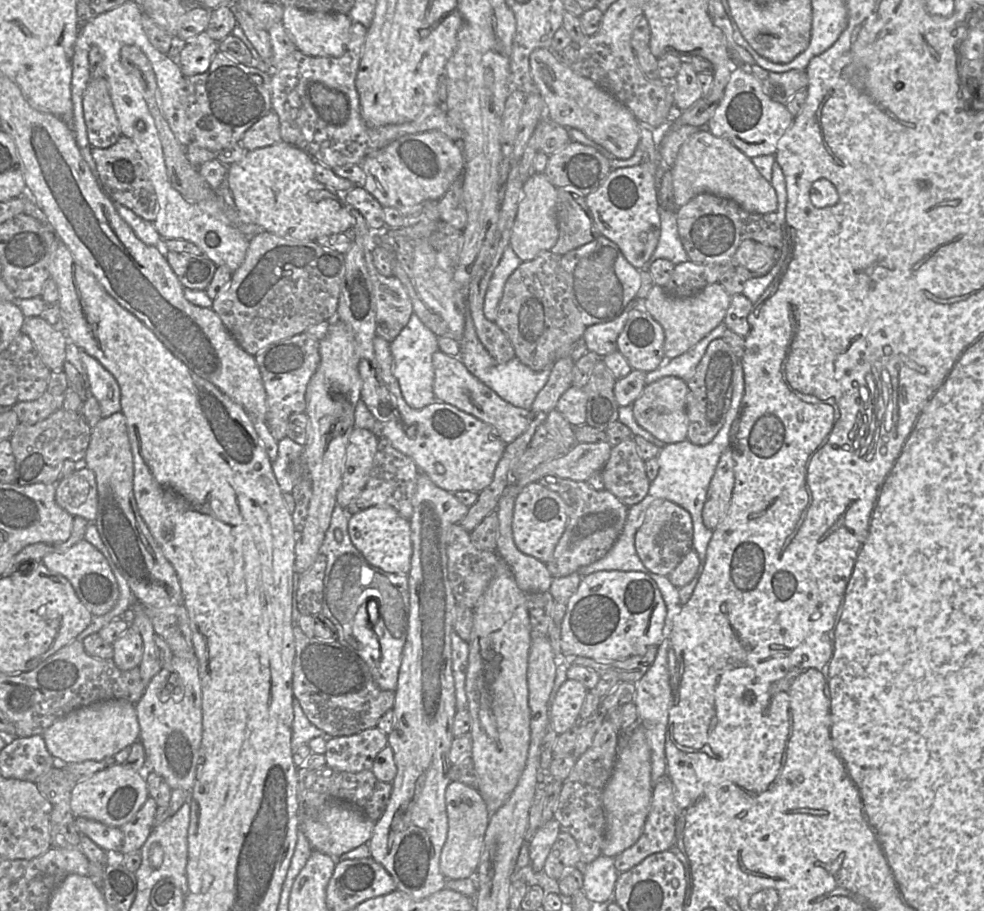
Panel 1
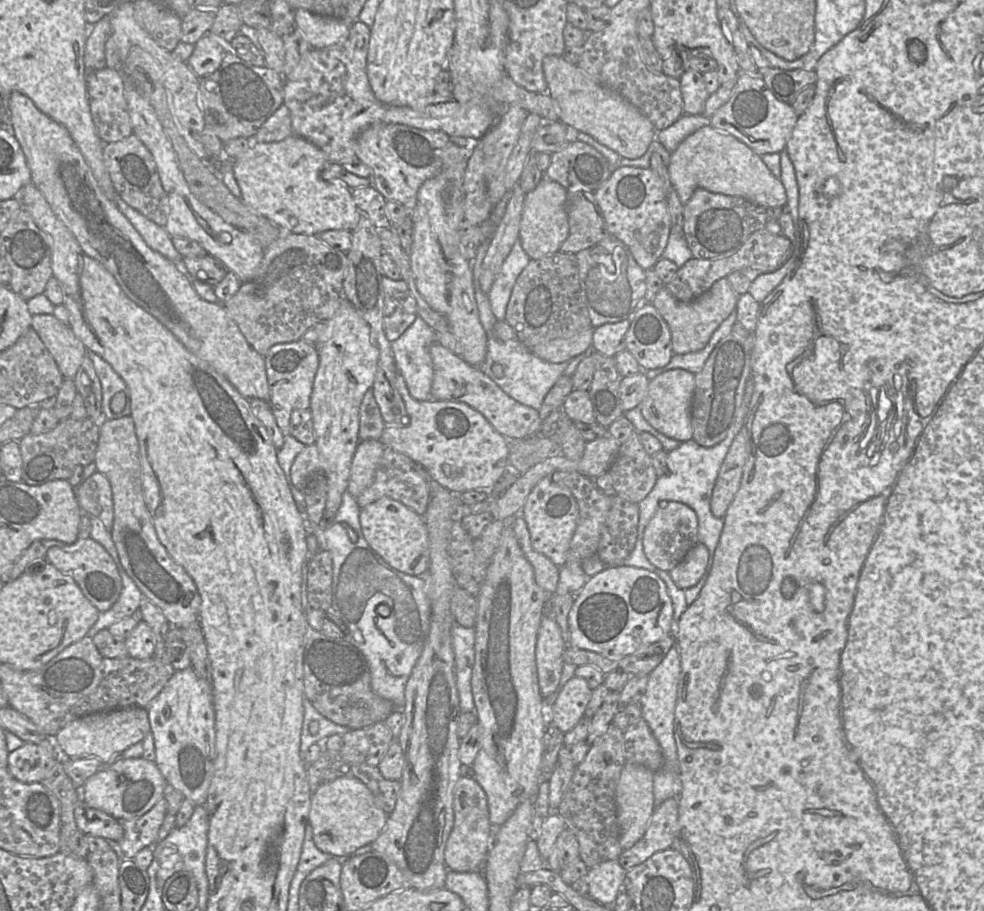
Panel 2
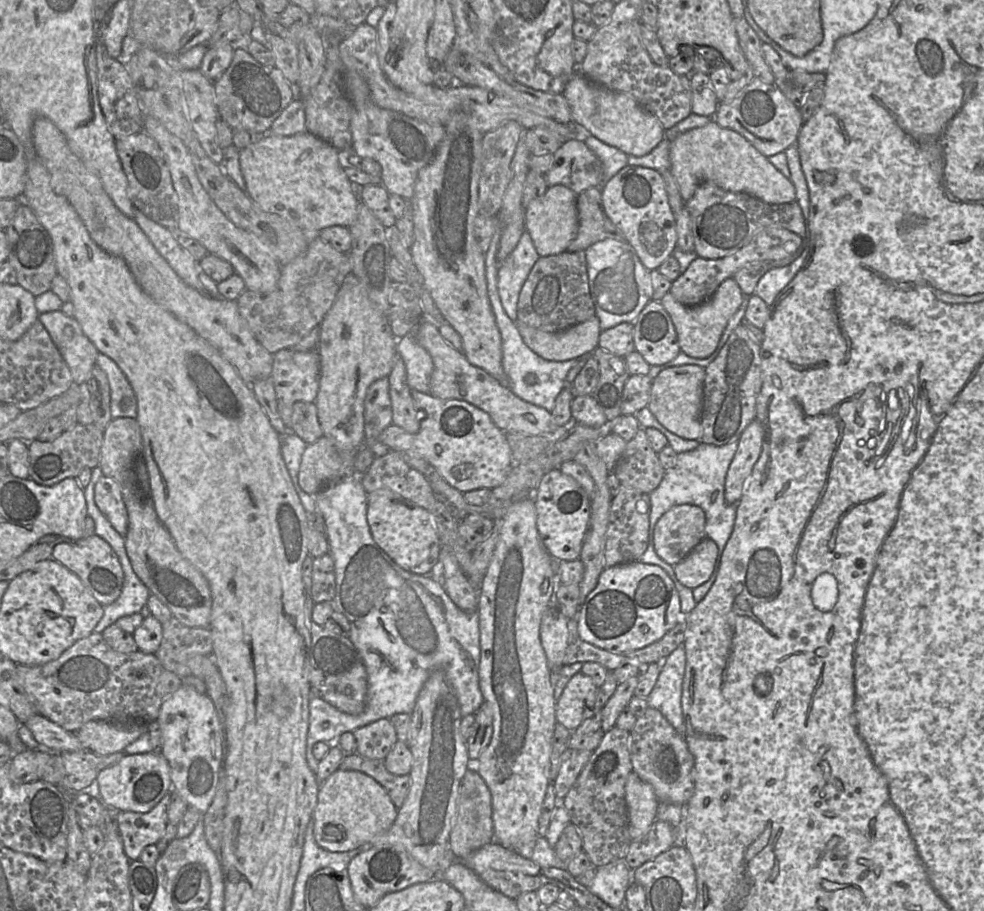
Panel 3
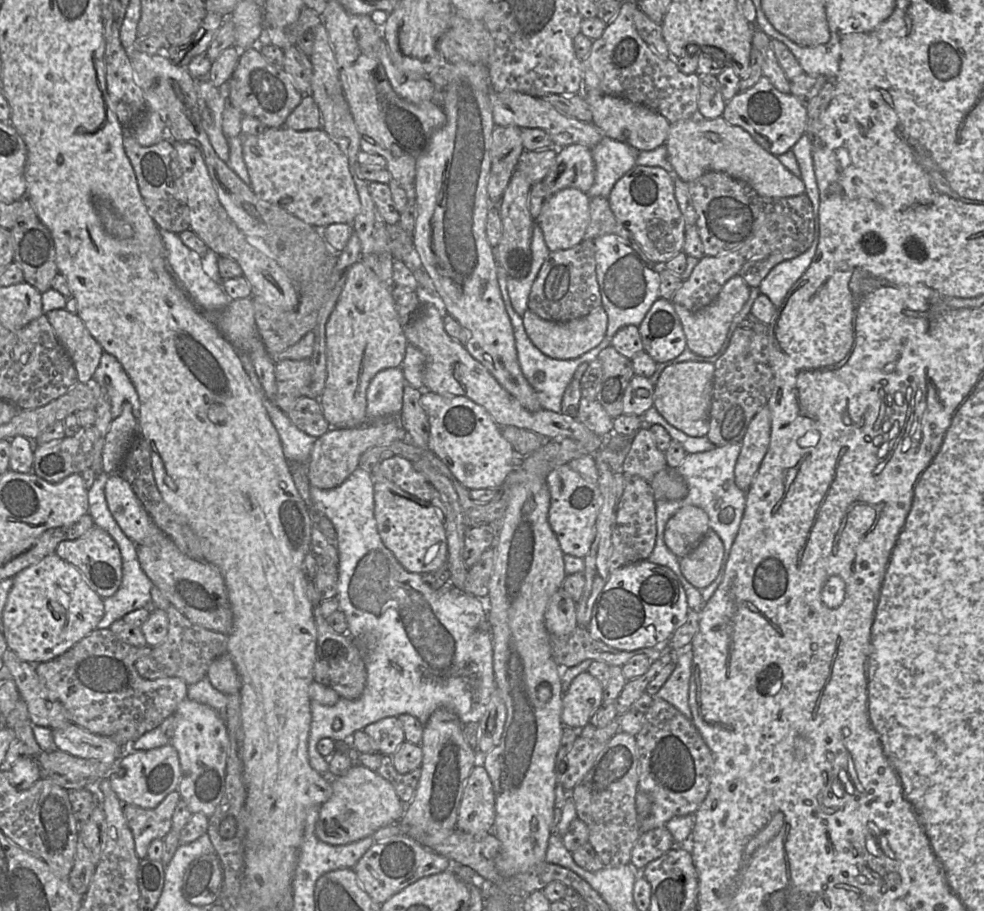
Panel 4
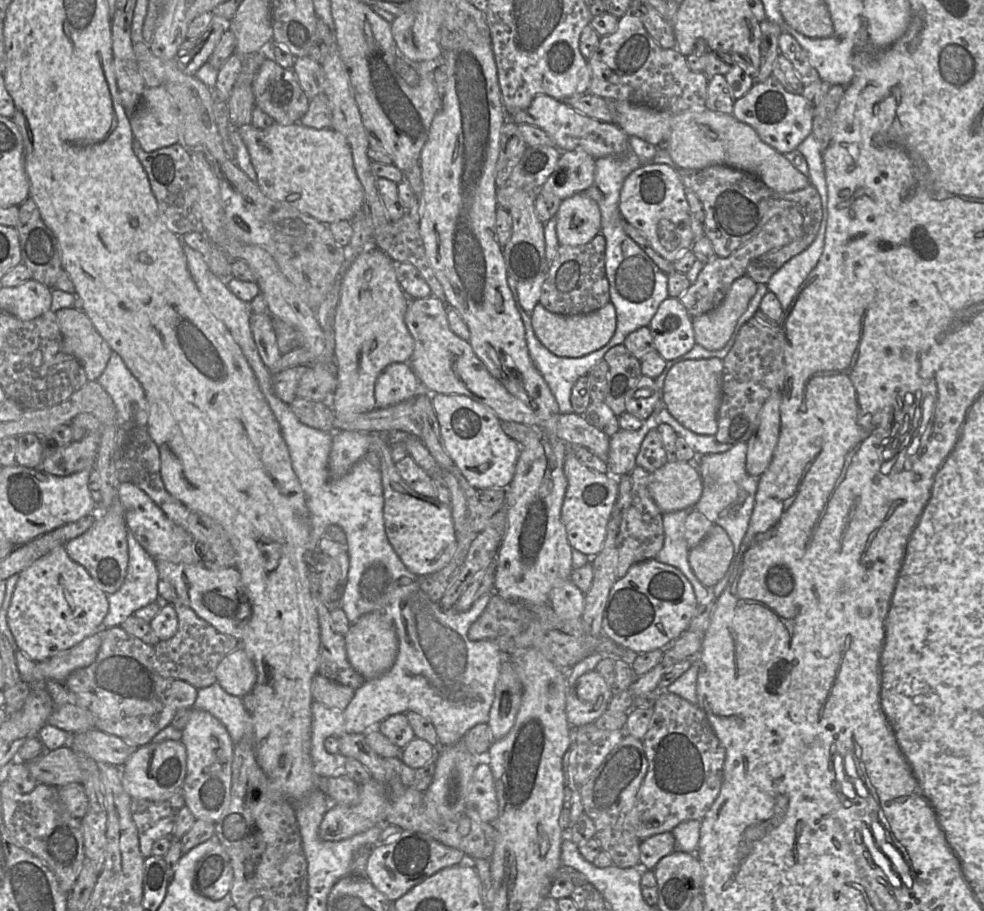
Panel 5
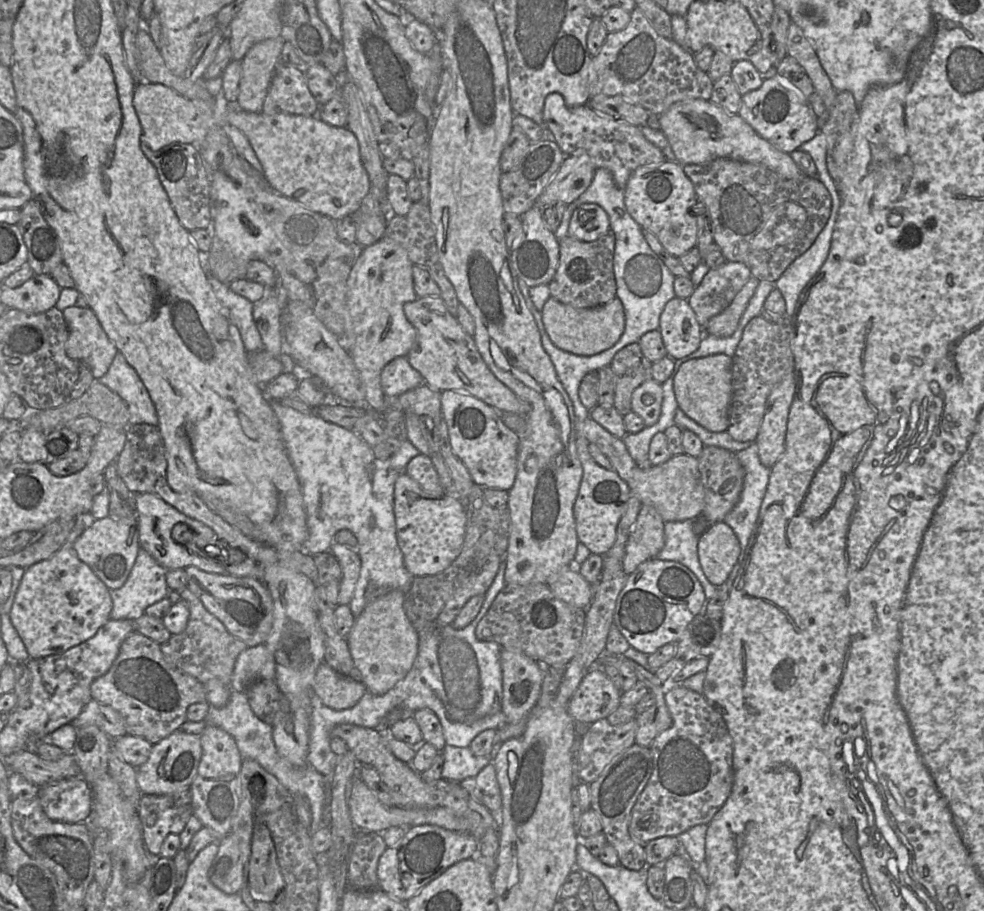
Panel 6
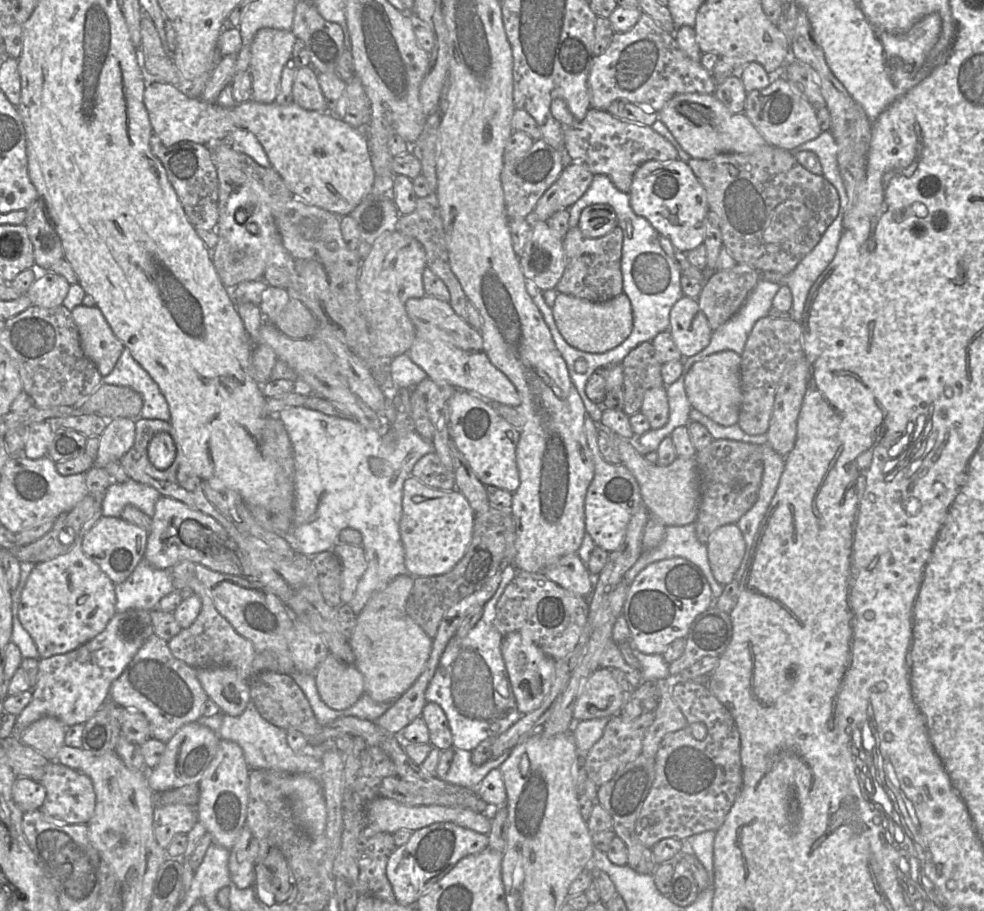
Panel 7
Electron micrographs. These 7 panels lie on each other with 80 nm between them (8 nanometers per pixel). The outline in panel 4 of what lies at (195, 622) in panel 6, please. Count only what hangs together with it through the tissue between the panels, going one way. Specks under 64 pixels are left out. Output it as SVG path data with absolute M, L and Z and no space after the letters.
M172 605L166 612L168 616L167 636L161 644L152 647L149 655L137 661L138 673L148 679L177 677L188 685L205 679L210 664L216 658L226 654L228 636L192 623Z

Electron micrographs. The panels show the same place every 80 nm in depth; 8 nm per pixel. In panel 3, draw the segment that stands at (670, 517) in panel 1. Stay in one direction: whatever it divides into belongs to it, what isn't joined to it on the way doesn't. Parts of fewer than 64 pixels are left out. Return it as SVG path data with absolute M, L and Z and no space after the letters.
M691 504L666 511L656 522L651 542L656 554L674 566L682 561L705 536L705 513Z

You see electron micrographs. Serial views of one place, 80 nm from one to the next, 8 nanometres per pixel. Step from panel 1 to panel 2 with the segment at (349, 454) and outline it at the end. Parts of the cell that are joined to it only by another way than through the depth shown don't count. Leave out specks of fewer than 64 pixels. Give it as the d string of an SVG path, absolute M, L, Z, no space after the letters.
M380 440L359 441L352 459L346 489L352 496L358 497L372 482L383 449L384 445Z

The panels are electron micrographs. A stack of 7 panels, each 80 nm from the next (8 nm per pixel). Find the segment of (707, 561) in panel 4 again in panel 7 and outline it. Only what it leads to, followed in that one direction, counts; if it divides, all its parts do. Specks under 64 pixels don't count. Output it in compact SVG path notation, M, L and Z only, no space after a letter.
M736 524L717 528L706 544L709 565L716 581L725 586L730 583L741 566L746 543Z

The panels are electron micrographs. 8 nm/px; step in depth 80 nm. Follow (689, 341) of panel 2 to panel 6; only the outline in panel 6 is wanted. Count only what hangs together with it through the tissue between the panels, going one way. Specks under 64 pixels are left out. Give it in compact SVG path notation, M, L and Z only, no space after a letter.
M751 277L735 296L731 304L720 314L712 317L703 328L704 334L711 334L718 338L731 336L736 330L748 303L760 281Z

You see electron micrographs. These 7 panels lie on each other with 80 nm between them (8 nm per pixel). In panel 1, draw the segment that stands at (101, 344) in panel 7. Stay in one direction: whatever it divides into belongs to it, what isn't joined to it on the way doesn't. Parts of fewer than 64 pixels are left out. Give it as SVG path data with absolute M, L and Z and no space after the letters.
M40 315L27 318L23 324L21 333L30 337L40 359L51 371L63 371L66 346L70 342L63 330L55 329Z

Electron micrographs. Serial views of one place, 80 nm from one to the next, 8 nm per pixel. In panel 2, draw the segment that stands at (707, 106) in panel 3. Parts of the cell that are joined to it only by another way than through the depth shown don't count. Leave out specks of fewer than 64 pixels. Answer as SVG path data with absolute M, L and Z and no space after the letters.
M688 68L679 78L683 98L684 114L700 115L704 111L709 92L706 89L703 73Z

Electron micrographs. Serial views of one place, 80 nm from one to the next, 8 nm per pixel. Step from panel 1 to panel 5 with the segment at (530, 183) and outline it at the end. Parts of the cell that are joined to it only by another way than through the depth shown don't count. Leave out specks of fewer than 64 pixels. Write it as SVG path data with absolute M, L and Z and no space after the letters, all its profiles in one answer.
M584 193L561 201L554 217L561 246L579 246L601 233L601 211Z

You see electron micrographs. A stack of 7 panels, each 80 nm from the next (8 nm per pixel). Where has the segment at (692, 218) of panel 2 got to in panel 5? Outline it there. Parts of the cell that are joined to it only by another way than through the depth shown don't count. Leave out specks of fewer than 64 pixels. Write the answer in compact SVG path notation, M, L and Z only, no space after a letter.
M725 166L702 170L677 168L685 190L691 190L704 211L704 234L718 258L705 264L697 280L678 297L691 317L703 315L725 299L732 283L748 276L756 284L767 284L787 261L814 242L821 226L823 210L813 186L779 194L760 179Z

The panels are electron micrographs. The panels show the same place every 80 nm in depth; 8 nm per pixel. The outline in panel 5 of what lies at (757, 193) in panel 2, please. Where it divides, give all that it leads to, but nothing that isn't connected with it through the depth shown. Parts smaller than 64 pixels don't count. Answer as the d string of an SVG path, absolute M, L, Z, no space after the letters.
M704 107L672 116L671 133L665 148L677 168L702 170L710 166L730 167L757 177L779 194L811 186L809 178L796 170L783 154L764 143L749 125L738 121L732 114L717 113Z

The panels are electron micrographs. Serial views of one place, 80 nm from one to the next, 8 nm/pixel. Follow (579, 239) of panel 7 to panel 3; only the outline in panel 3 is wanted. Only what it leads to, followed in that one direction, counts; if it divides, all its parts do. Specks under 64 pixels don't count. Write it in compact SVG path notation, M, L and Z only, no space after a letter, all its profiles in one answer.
M565 251L557 255L540 257L520 291L515 322L556 333L585 322L593 316L595 306L588 283L585 251Z

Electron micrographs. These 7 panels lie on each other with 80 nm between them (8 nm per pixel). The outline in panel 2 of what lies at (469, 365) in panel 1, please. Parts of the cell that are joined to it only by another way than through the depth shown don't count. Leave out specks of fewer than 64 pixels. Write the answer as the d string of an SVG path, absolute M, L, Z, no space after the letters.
M484 242L477 250L476 257L472 263L475 297L479 310L480 321L488 334L488 348L485 360L479 369L488 375L506 394L516 401L540 409L543 400L555 382L562 376L568 366L568 361L561 363L551 363L536 356L518 339L502 341L493 335L494 324L497 319L493 314L489 301L489 294L480 288L479 278L481 276L481 266L490 242Z

